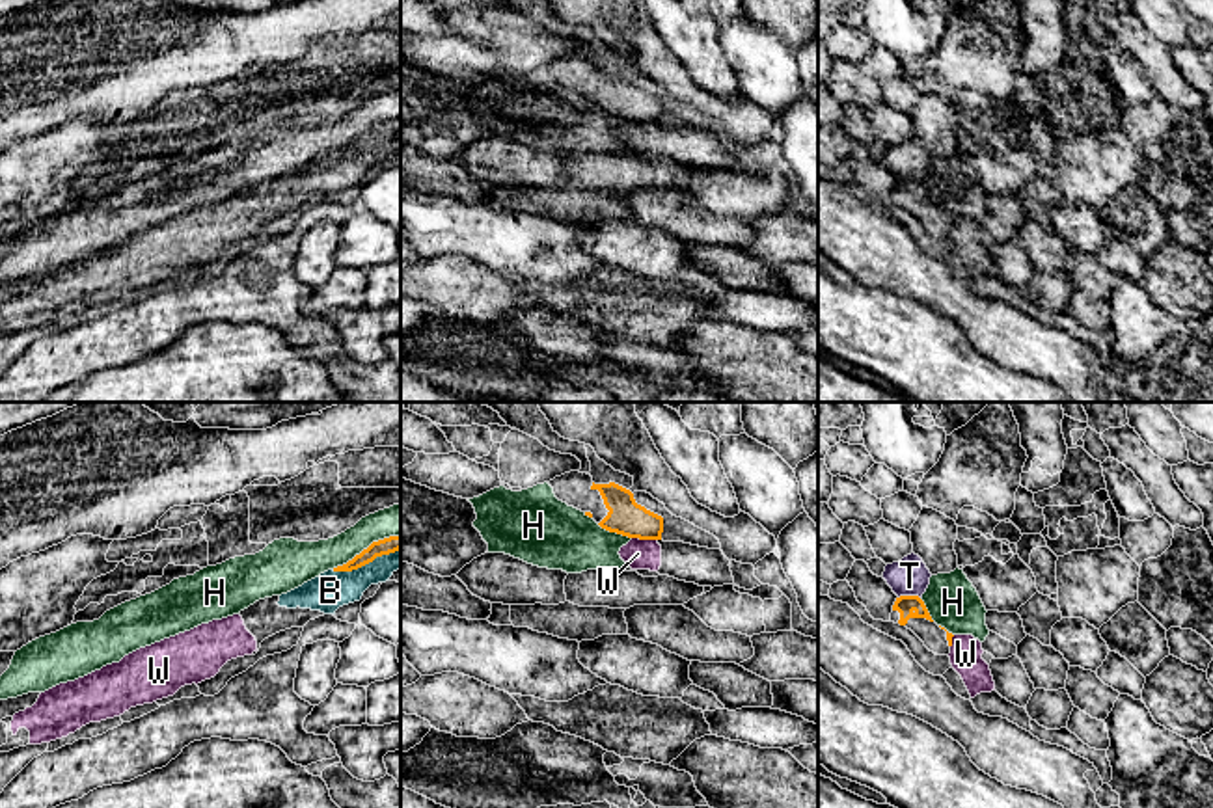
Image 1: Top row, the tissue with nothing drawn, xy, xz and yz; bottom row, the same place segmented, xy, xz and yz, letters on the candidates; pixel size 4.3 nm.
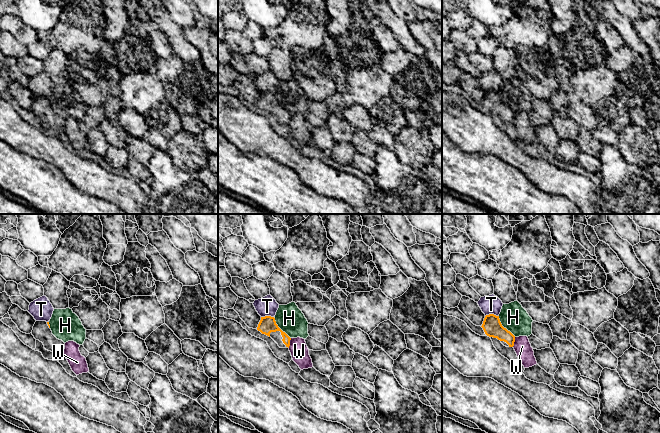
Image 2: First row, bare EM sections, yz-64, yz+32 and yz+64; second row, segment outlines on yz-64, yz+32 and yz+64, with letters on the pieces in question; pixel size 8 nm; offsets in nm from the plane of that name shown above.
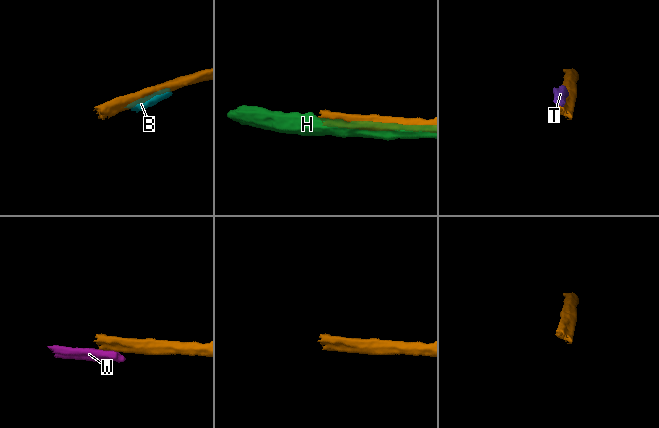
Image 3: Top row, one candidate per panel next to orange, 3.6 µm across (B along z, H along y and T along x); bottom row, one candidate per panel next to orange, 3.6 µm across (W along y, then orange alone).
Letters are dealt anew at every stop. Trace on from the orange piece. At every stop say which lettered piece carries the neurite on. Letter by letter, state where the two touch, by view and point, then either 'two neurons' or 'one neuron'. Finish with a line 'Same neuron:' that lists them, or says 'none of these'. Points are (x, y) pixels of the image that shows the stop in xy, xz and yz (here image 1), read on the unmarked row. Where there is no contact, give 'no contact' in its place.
B: meets orange in xy at (366, 146); two neurons
H: meets orange in xy at (367, 131); two neurons
T: meets orange in yz at (908, 179); two neurons
W: meets orange in xz at (645, 121); two neurons
Same neuron: none of these

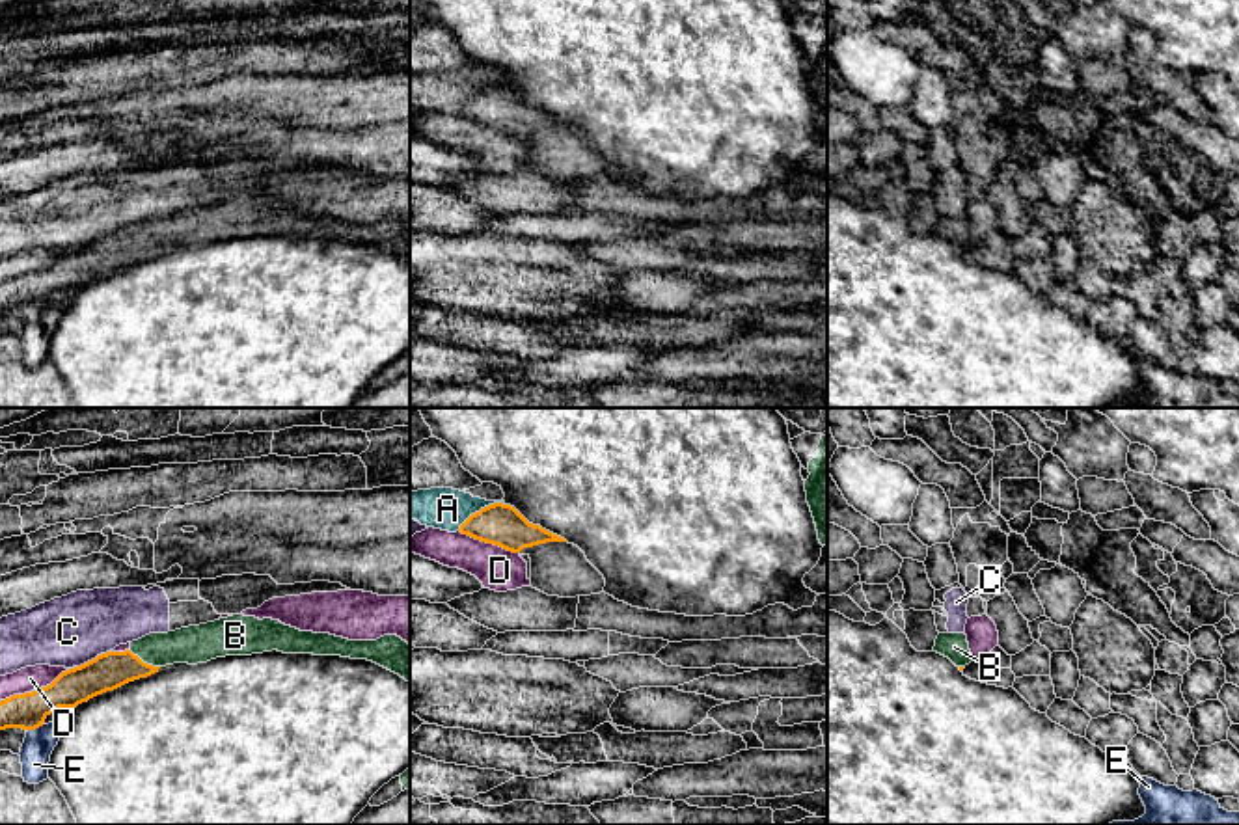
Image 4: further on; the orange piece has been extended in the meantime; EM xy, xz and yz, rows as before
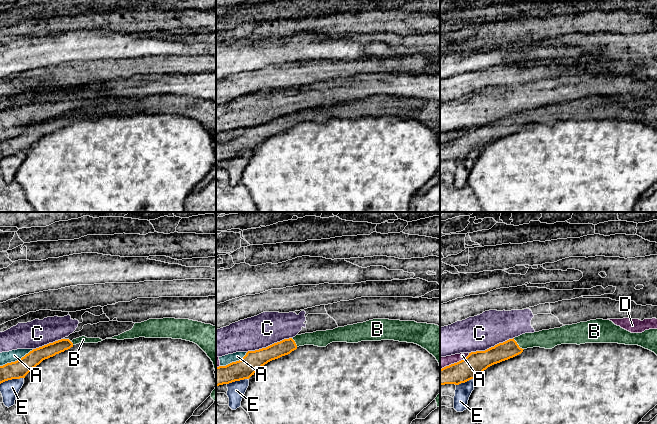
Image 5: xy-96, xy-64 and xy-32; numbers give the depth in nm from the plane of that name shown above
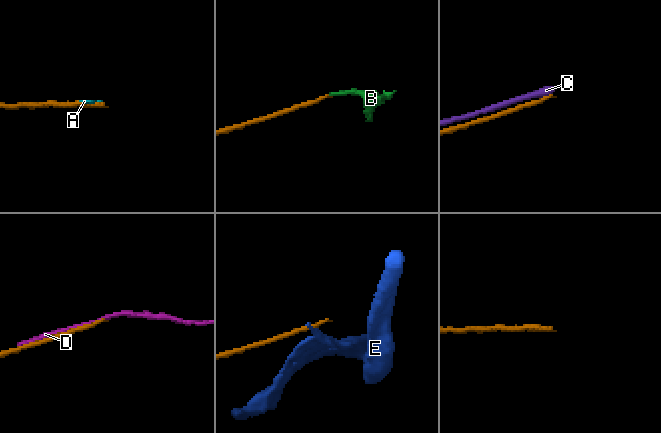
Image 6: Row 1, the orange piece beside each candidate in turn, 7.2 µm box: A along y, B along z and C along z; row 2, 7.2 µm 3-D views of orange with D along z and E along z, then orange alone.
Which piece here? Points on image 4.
A: meets orange in xz at (481, 92); two neurons
B: meets orange in xy at (142, 244); one neuron
C: meets orange in xy at (92, 243); two neurons
D: meets orange in xy at (34, 274); two neurons
E: meets orange in xy at (36, 310); two neurons
Same neuron: B

